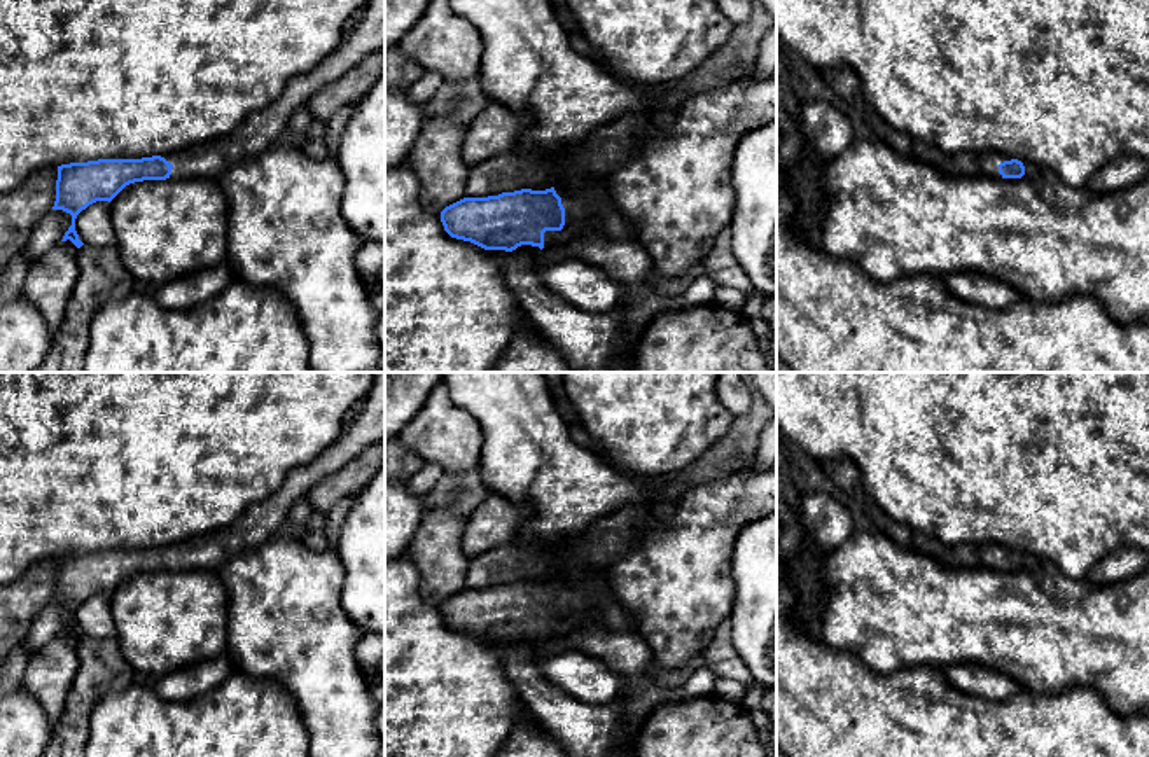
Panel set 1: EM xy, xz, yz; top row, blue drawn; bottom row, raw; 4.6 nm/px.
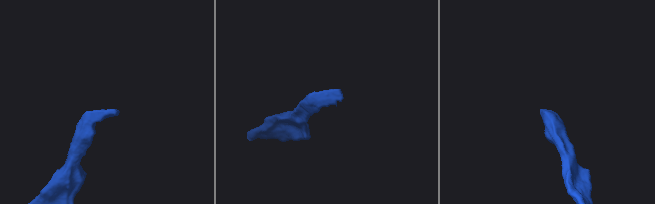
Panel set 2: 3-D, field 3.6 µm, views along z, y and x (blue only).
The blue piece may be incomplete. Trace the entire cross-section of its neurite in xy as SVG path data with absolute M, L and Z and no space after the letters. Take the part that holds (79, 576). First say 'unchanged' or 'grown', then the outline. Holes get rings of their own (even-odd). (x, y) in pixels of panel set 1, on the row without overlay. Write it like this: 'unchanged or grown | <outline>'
grown | M376 372L367 397L350 416L338 441L310 463L292 469L268 500L250 505L233 524L164 549L98 551L58 558L52 601L72 607L72 617L61 633L70 631L80 640L84 635L75 622L77 607L96 593L110 594L129 575L196 568L219 572L238 552L275 537L287 523L292 505L306 498L318 481L343 470L355 456L381 441L385 441L385 372Z

